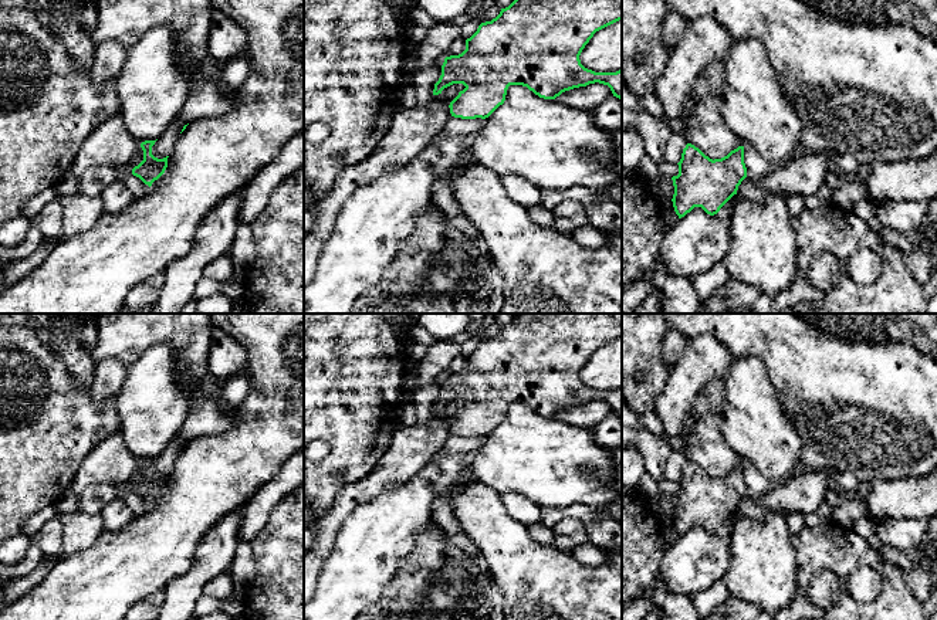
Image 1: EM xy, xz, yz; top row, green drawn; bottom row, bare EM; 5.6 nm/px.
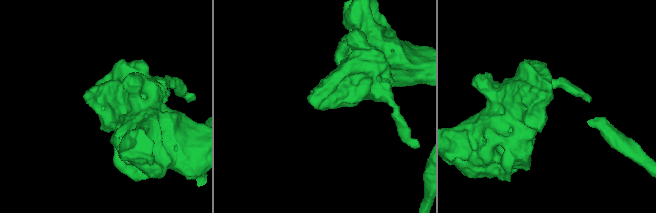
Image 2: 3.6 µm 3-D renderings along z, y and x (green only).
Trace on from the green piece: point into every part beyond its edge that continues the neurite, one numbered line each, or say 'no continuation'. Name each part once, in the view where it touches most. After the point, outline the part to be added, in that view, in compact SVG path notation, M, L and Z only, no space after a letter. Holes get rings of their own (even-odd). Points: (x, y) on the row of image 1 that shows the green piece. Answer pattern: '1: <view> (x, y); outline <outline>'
no continuation

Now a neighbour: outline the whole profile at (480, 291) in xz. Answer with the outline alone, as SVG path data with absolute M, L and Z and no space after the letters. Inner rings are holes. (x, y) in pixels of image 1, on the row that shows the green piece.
M490 254L490 267L477 270L468 265L460 277L454 314L501 314L503 277Z

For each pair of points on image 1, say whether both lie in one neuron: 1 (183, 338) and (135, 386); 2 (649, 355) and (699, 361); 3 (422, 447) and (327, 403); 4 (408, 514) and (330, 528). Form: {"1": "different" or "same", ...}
{"1": "different", "2": "different", "3": "different", "4": "different"}

